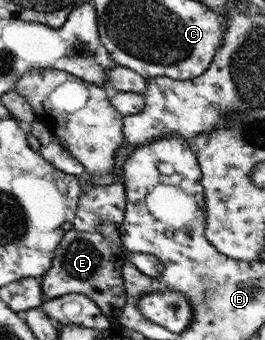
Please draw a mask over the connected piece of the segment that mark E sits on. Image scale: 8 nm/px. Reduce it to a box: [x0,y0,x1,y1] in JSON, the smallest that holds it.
[40,229,128,320]

